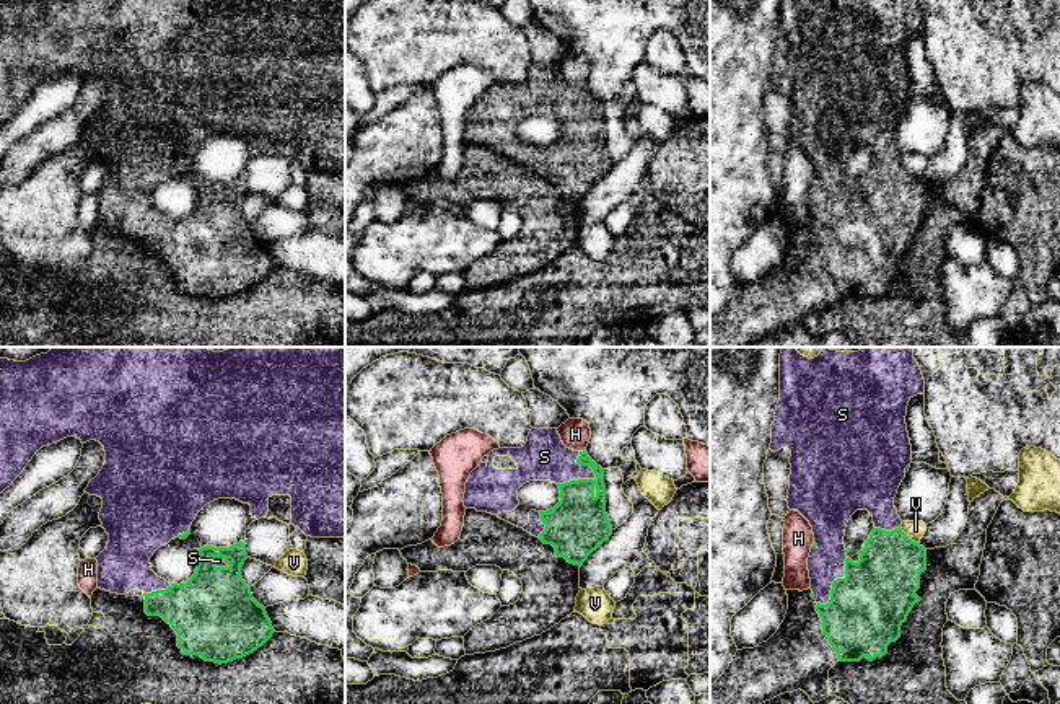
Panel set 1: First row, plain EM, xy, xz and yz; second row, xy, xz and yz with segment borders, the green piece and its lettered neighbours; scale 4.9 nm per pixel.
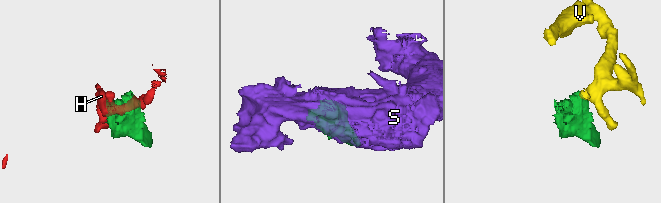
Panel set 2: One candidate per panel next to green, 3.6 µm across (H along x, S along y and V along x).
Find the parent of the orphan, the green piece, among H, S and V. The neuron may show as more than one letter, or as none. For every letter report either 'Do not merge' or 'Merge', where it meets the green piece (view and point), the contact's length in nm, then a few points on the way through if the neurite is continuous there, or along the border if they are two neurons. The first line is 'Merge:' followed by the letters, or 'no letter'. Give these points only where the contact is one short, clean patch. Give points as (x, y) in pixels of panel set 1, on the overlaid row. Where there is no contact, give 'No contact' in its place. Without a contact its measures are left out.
Merge: S
H: Do not merge. Touches green at xz (582, 452). Shared border 30 nm. Boundary: xz (580, 450), (583, 452)
S: Merge. Touches green at xz (578, 479). Shared border 200 nm
V: Do not merge. Touches green at yz (907, 536). Shared border 130 nm. Boundary: yz (899, 527), (919, 543)

